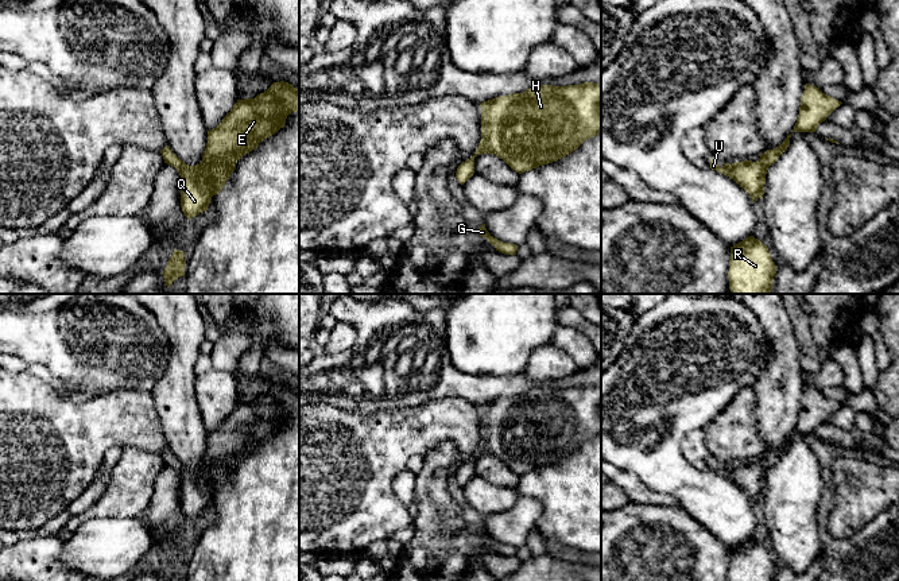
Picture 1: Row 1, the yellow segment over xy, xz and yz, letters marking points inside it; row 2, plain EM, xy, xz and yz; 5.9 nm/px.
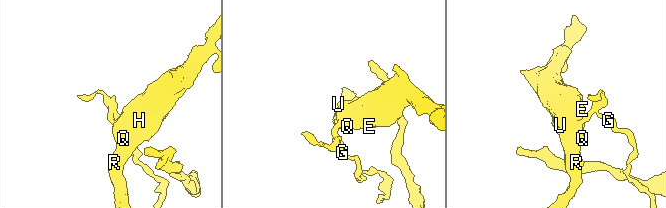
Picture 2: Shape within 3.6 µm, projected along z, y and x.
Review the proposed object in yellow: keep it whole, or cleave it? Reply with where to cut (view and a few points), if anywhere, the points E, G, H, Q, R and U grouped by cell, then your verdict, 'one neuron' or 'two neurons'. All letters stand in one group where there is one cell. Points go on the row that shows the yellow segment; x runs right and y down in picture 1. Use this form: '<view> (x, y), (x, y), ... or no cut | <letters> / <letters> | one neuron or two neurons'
yz (767, 150), (772, 150), (779, 155) | E H Q R U / G | two neurons

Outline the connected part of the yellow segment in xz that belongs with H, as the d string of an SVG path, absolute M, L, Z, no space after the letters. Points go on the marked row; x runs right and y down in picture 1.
M601 84L534 85L523 93L484 101L480 106L481 140L470 158L472 164L477 155L492 154L522 174L557 162L601 133Z

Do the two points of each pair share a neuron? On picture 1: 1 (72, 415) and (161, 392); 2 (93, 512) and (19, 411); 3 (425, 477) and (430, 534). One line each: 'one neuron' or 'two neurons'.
1: two neurons
2: two neurons
3: one neuron

